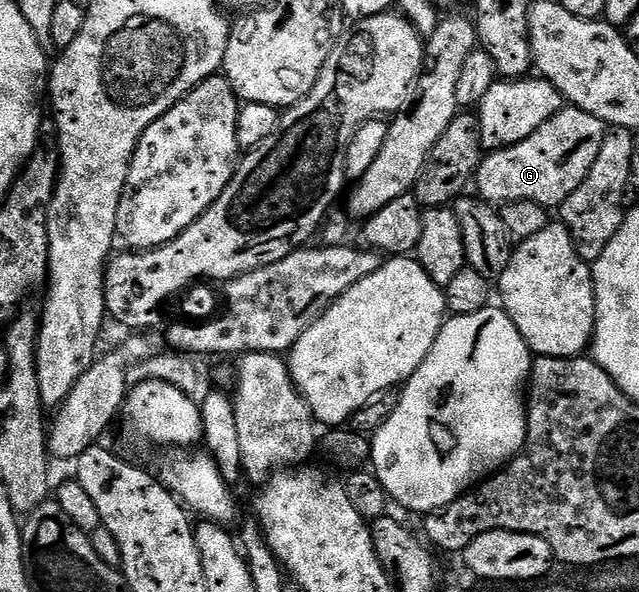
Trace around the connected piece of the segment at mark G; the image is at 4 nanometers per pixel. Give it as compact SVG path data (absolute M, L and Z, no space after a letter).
M573 106L563 107L556 113L540 130L536 130L524 142L513 144L507 148L499 148L491 151L478 165L476 173L477 195L488 204L501 206L512 202L536 202L540 207L547 210L561 209L562 203L584 182L588 170L592 170L592 162L596 162L596 154L600 154L600 146L604 142L608 126L600 122L600 118L592 118L584 110Z

